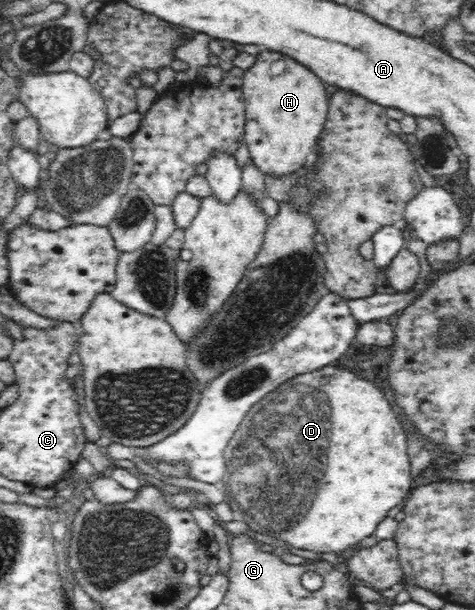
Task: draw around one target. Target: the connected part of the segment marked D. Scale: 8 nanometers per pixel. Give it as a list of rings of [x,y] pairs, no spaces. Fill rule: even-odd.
[[[335,365],[323,366],[319,370],[297,375],[296,378],[287,380],[275,391],[267,394],[257,404],[254,404],[250,412],[246,414],[245,422],[240,425],[234,437],[229,441],[224,458],[227,464],[226,474],[222,478],[226,487],[225,506],[221,508],[219,504],[213,503],[206,506],[209,506],[210,510],[219,508],[223,512],[231,512],[233,519],[241,519],[246,522],[249,530],[254,530],[255,534],[259,534],[259,538],[263,538],[262,545],[271,554],[275,554],[275,538],[283,540],[293,548],[301,548],[301,550],[313,550],[317,553],[333,552],[336,555],[343,554],[346,552],[345,550],[356,546],[363,538],[367,538],[375,532],[379,522],[387,517],[387,512],[394,506],[399,506],[405,500],[413,480],[407,434],[397,419],[397,414],[391,409],[391,404],[385,398],[384,393],[370,380],[361,379],[355,373]]]

